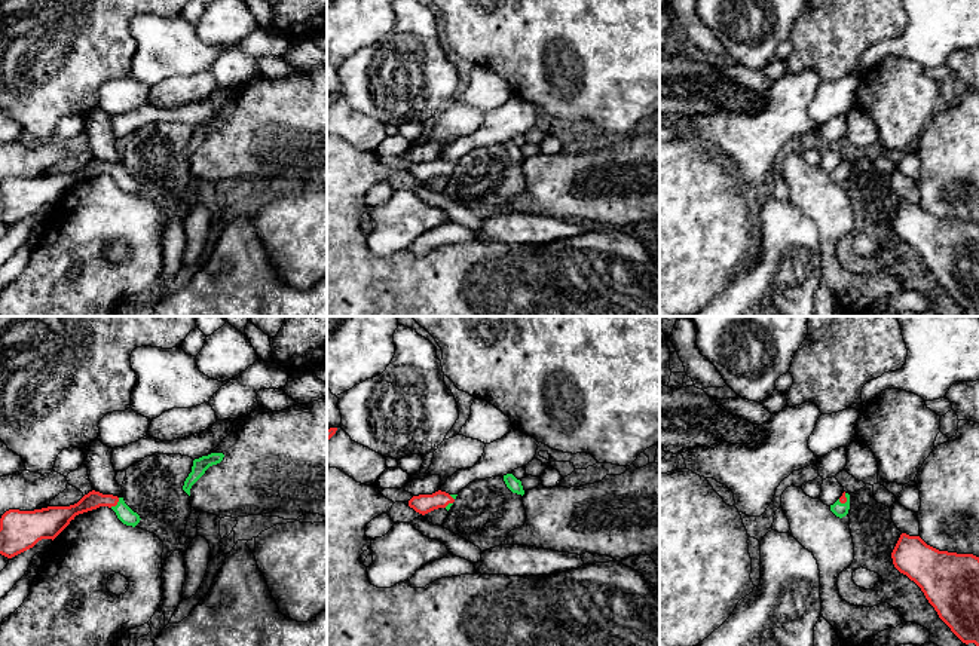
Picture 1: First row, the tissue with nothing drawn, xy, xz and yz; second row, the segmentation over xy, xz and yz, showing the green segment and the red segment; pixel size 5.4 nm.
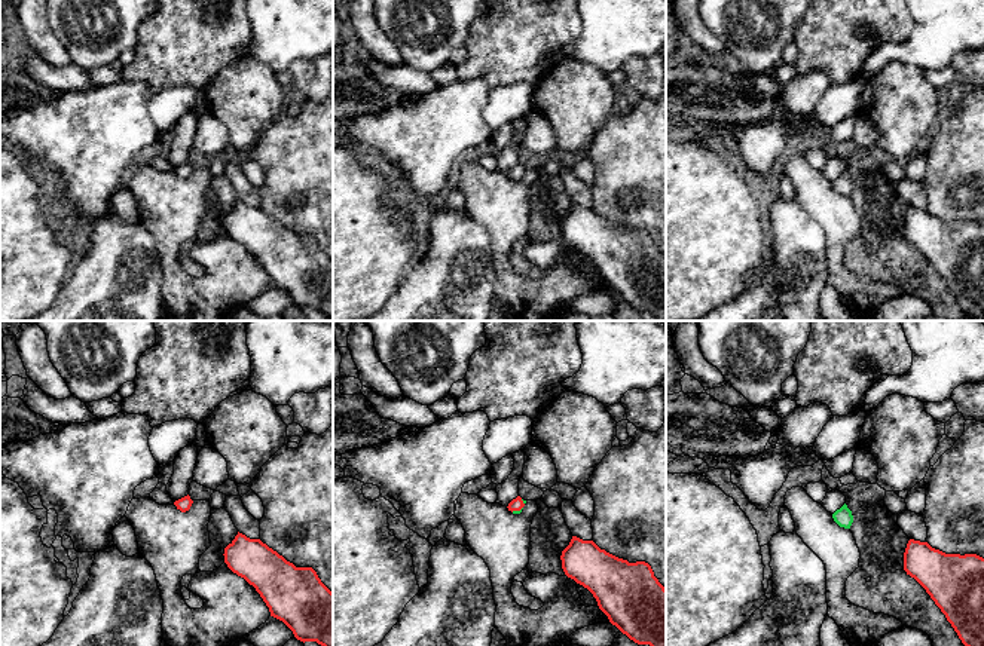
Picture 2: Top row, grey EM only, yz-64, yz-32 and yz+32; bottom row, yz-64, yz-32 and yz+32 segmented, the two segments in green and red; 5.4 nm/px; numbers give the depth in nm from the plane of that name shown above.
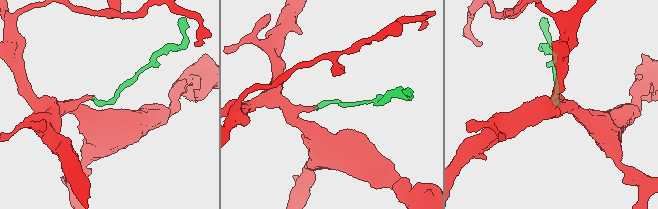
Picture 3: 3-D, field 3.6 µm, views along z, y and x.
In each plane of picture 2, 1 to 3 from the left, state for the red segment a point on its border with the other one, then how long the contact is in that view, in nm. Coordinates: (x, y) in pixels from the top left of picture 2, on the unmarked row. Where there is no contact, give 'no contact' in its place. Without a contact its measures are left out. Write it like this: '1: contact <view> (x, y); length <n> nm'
1: no contact
2: contact yz-32 (516, 178); length 70 nm
3: no contact

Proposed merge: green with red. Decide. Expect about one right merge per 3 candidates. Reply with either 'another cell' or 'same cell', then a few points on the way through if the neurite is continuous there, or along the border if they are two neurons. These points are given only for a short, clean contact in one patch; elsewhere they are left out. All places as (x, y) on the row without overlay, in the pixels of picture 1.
same cell | across xy (125, 181), (118, 171), (94, 167)

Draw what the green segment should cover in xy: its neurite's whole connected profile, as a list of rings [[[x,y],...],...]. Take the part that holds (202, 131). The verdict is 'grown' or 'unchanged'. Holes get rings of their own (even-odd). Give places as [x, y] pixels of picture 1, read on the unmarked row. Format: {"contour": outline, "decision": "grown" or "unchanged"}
{"contour": [[[211,120],[193,128],[192,140],[184,149],[183,157],[190,163],[192,153],[205,141],[205,138],[223,128],[223,120]]], "decision": "unchanged"}

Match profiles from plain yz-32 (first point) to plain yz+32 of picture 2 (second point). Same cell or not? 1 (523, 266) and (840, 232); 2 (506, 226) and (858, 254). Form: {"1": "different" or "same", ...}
{"1": "different", "2": "different"}

